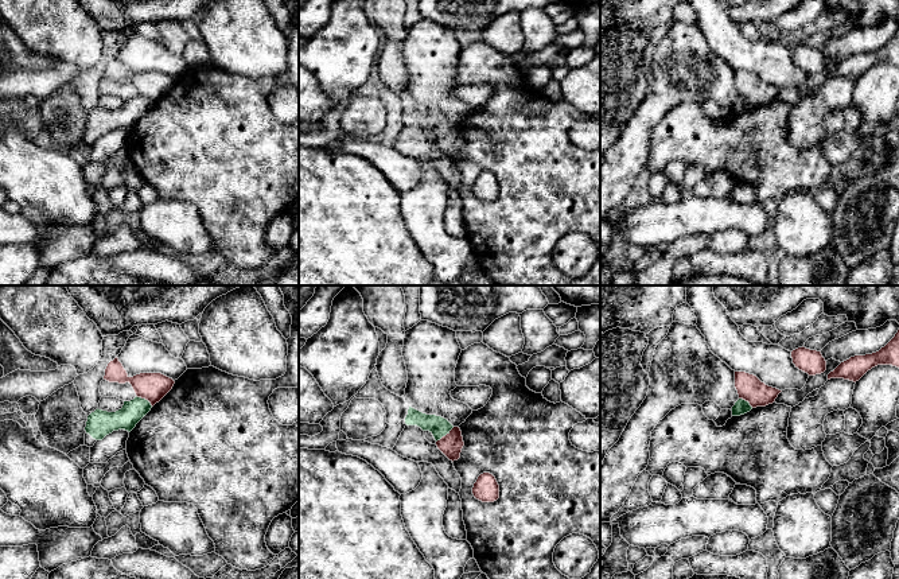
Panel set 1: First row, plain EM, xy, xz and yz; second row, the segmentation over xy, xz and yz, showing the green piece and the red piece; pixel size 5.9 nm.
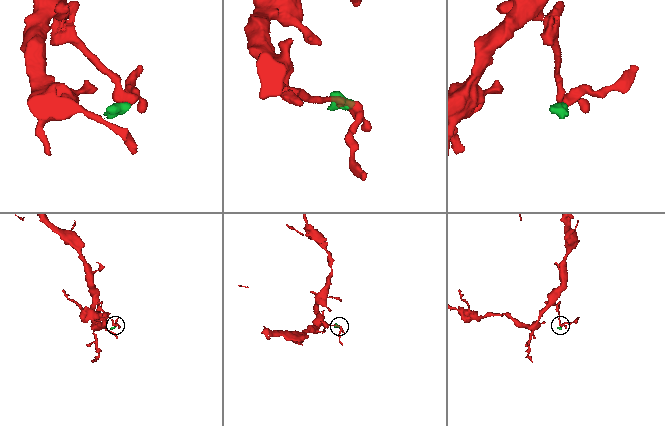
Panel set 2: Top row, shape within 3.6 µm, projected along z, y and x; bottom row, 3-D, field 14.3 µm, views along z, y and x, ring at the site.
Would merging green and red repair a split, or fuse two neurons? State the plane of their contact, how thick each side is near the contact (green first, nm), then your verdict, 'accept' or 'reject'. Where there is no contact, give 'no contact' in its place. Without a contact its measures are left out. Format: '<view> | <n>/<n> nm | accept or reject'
xz | 120/140 nm | reject

